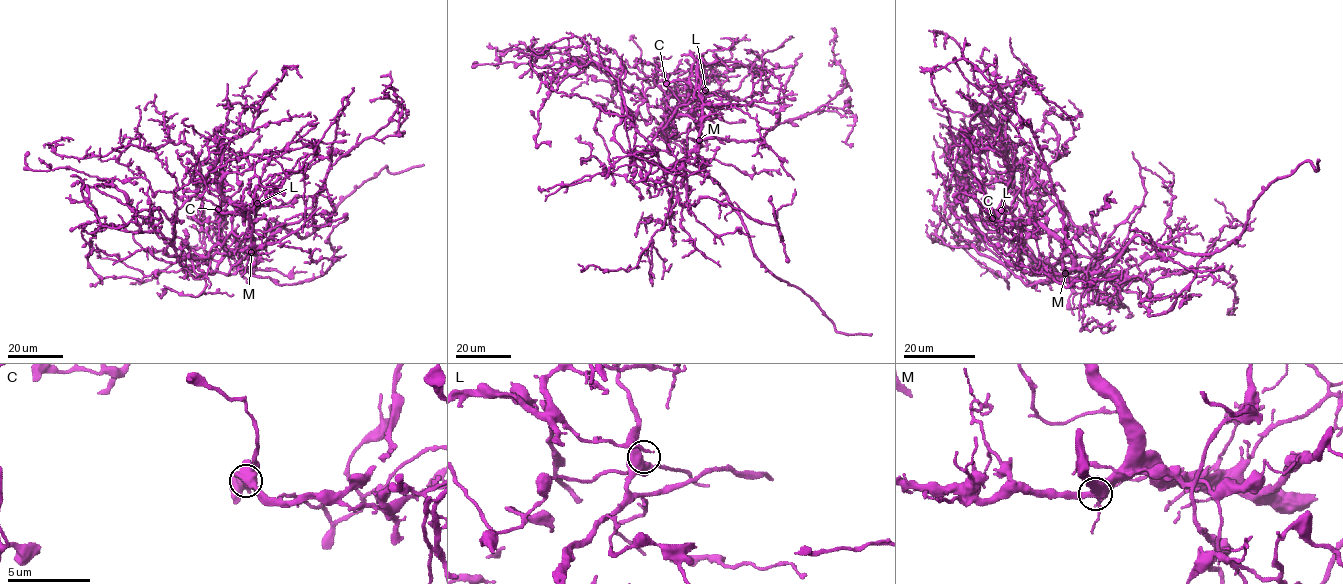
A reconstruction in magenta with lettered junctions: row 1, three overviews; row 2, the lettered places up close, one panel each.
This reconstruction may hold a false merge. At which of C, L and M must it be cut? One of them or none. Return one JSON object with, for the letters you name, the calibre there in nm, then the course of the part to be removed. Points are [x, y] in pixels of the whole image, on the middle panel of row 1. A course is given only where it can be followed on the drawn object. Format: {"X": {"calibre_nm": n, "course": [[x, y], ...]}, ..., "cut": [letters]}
{"C": {"calibre_nm": 480, "course": [[666, 83], [686, 80], [695, 98]]}, "cut": ["C"]}

